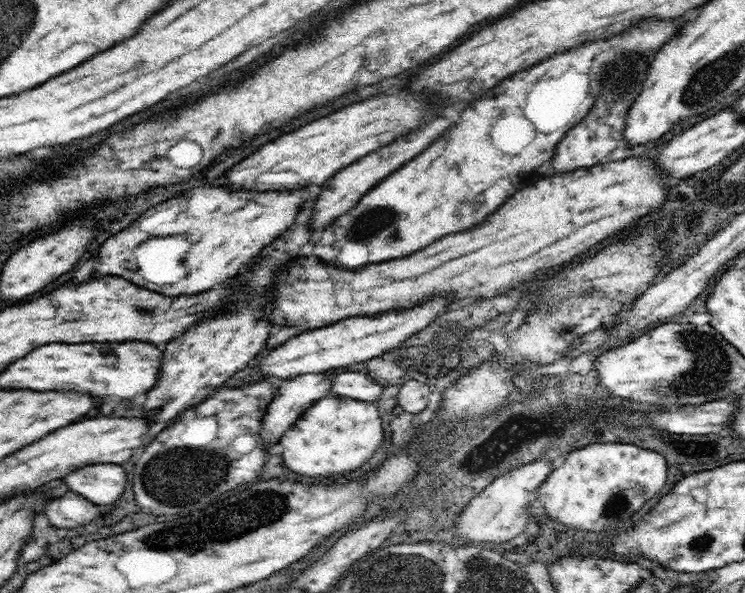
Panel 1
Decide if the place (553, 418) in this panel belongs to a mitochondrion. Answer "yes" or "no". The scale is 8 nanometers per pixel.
yes

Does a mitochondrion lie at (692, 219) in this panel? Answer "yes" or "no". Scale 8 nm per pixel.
yes

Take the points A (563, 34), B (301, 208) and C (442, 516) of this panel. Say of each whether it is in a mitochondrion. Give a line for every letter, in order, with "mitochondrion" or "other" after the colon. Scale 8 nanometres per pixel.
A: other
B: other
C: other

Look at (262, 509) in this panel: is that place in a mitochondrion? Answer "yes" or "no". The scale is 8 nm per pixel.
yes

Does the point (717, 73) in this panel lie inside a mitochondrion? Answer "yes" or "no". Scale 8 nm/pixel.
yes

